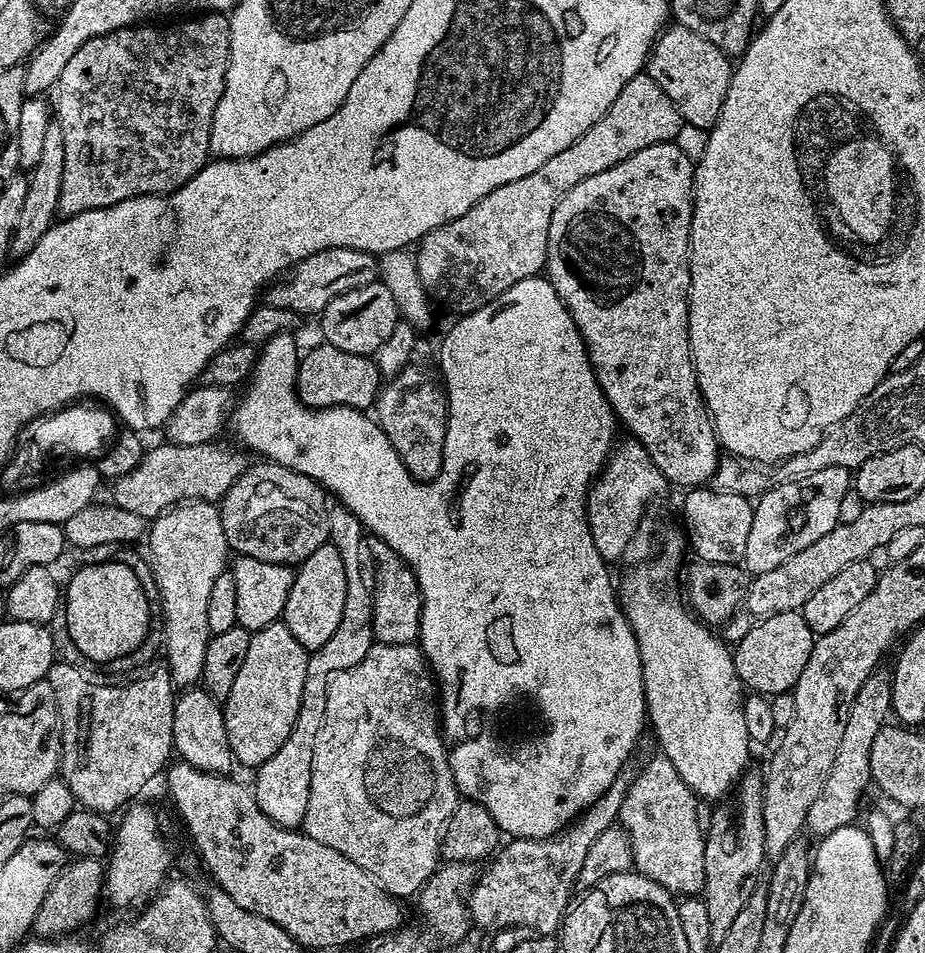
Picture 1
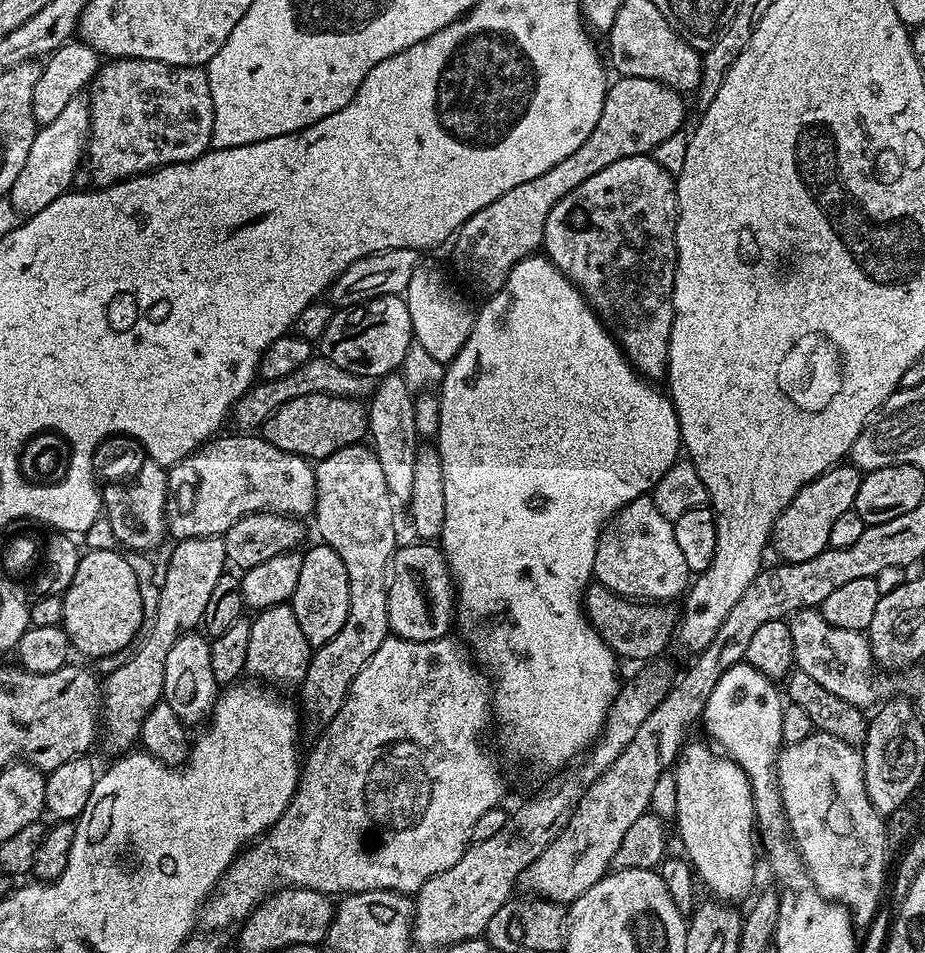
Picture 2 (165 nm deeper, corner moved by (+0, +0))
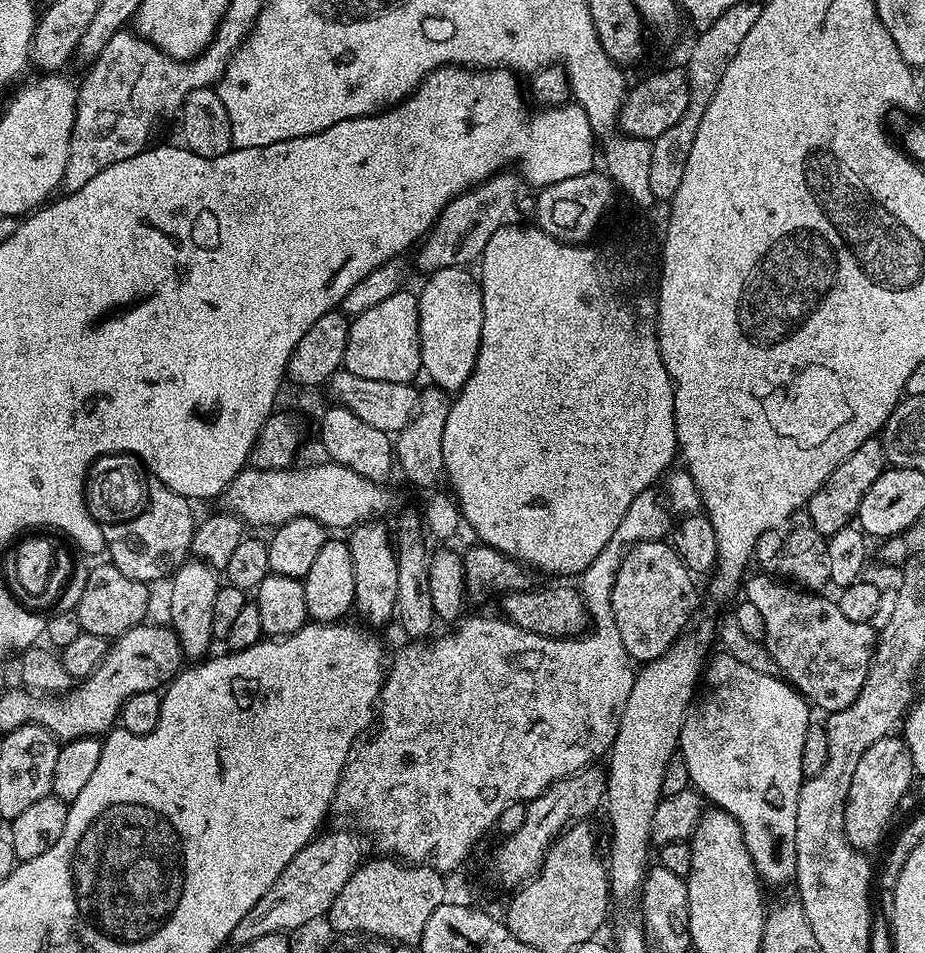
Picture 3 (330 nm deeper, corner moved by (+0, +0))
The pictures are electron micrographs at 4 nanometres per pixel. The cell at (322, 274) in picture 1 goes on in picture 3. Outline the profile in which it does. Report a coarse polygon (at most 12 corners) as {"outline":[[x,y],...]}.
{"outline":[[501,170],[446,205],[416,268],[467,269],[509,223],[522,180]]}

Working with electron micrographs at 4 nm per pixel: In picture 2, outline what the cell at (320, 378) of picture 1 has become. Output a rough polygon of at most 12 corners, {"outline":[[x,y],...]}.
{"outline":[[302,394],[262,425],[278,450],[315,462],[361,443],[368,410]]}

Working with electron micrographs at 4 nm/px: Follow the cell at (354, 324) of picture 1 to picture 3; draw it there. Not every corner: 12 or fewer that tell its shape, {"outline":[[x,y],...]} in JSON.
{"outline":[[401,290],[348,325],[343,371],[412,384],[419,302]]}

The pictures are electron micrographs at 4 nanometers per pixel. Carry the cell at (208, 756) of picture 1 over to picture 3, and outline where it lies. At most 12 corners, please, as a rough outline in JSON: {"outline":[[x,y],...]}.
{"outline":[[189,558],[172,573],[170,627],[185,657],[209,655],[214,598],[211,564]]}

